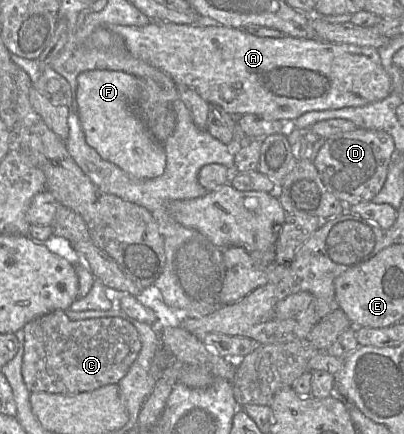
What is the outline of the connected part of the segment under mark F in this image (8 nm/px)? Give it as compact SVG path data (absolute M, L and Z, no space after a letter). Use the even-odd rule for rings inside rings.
M89 70L77 77L78 116L87 144L131 178L151 179L163 174L166 154L137 111L140 94L139 78L123 71Z

